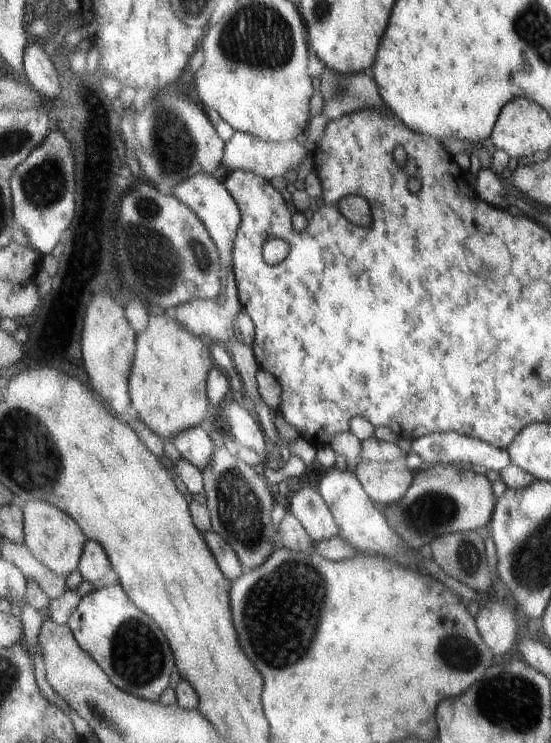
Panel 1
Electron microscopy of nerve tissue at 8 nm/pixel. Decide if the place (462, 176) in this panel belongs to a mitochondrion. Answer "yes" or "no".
no

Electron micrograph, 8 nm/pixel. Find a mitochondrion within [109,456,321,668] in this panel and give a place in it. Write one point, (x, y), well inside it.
(240, 511)

